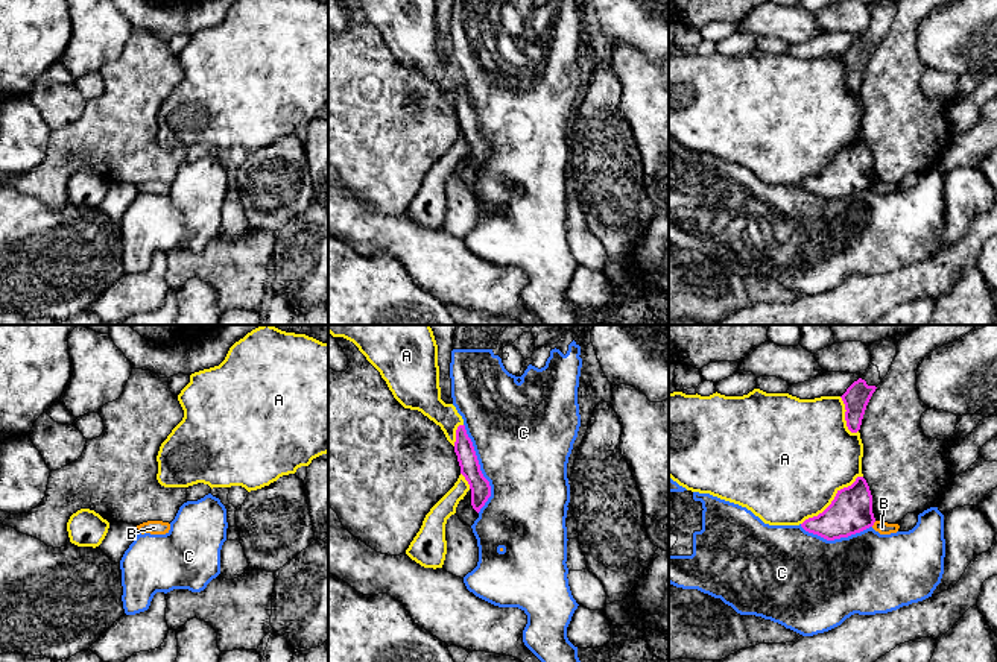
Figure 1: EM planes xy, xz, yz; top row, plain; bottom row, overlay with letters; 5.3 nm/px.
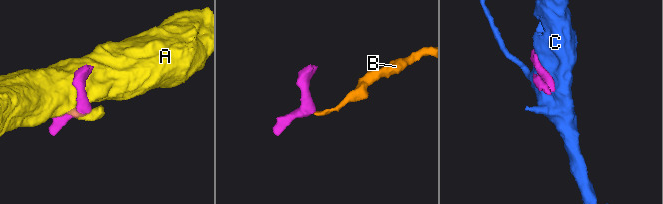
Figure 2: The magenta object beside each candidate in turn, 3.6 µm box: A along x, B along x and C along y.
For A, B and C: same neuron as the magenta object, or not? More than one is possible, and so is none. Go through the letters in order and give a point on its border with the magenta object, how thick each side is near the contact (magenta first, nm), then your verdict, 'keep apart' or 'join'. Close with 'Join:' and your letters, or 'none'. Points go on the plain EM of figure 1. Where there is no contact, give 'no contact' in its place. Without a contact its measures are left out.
A: yz (833, 160) | 220/500 nm | keep apart
B: yz (873, 184) | 220/60 nm | keep apart
C: xz (479, 128) | 110/480 nm | keep apart
Join: none

